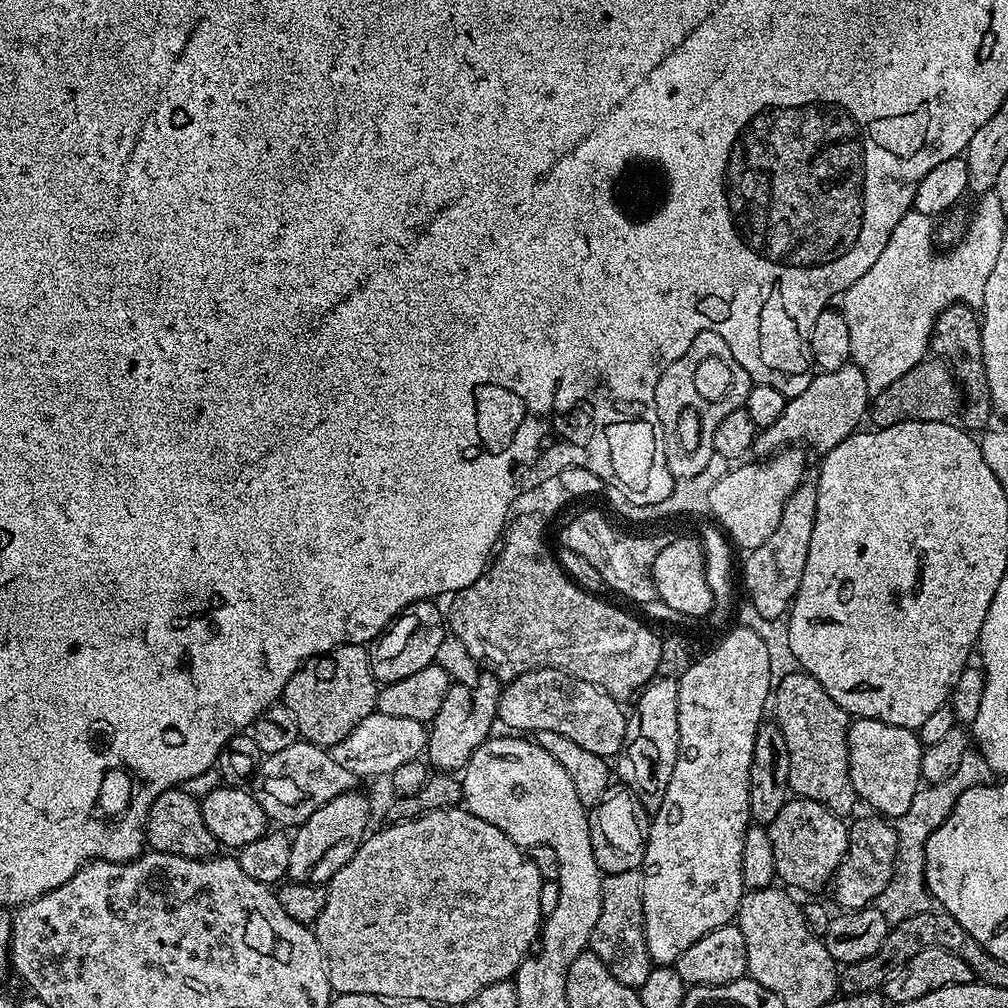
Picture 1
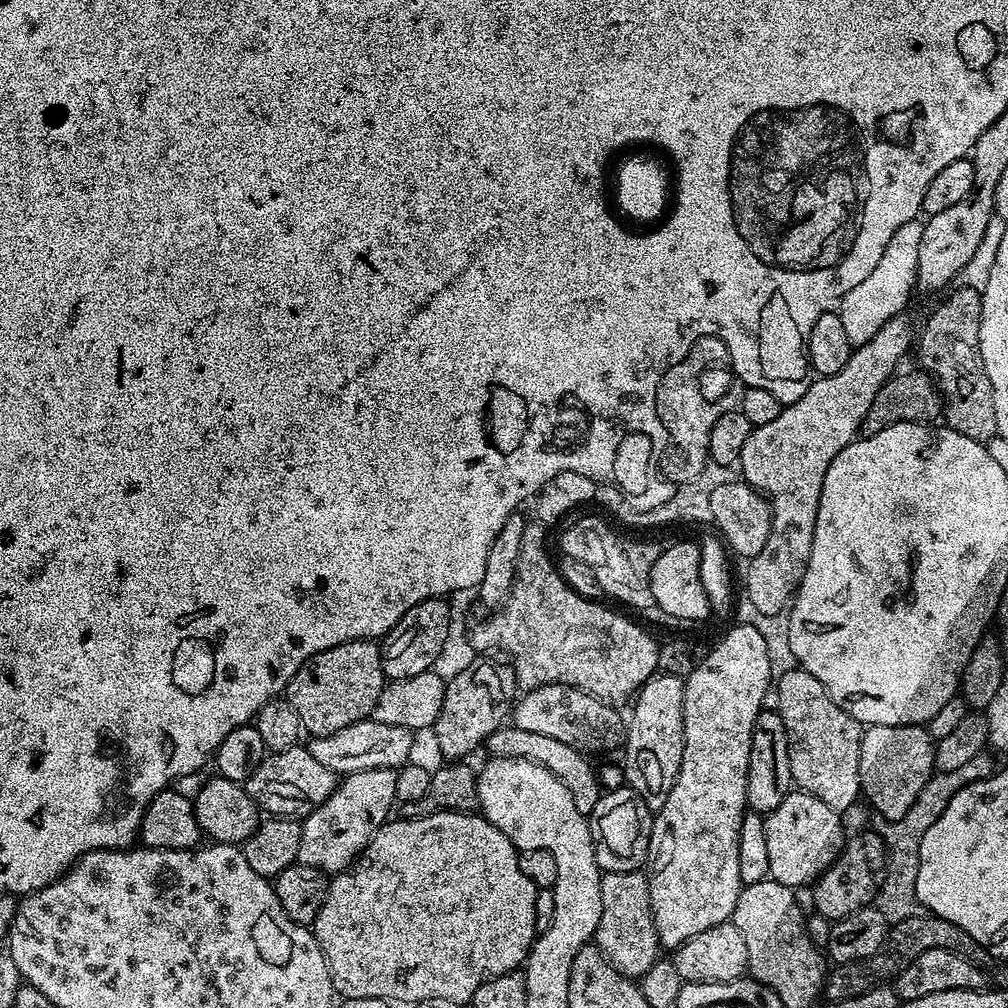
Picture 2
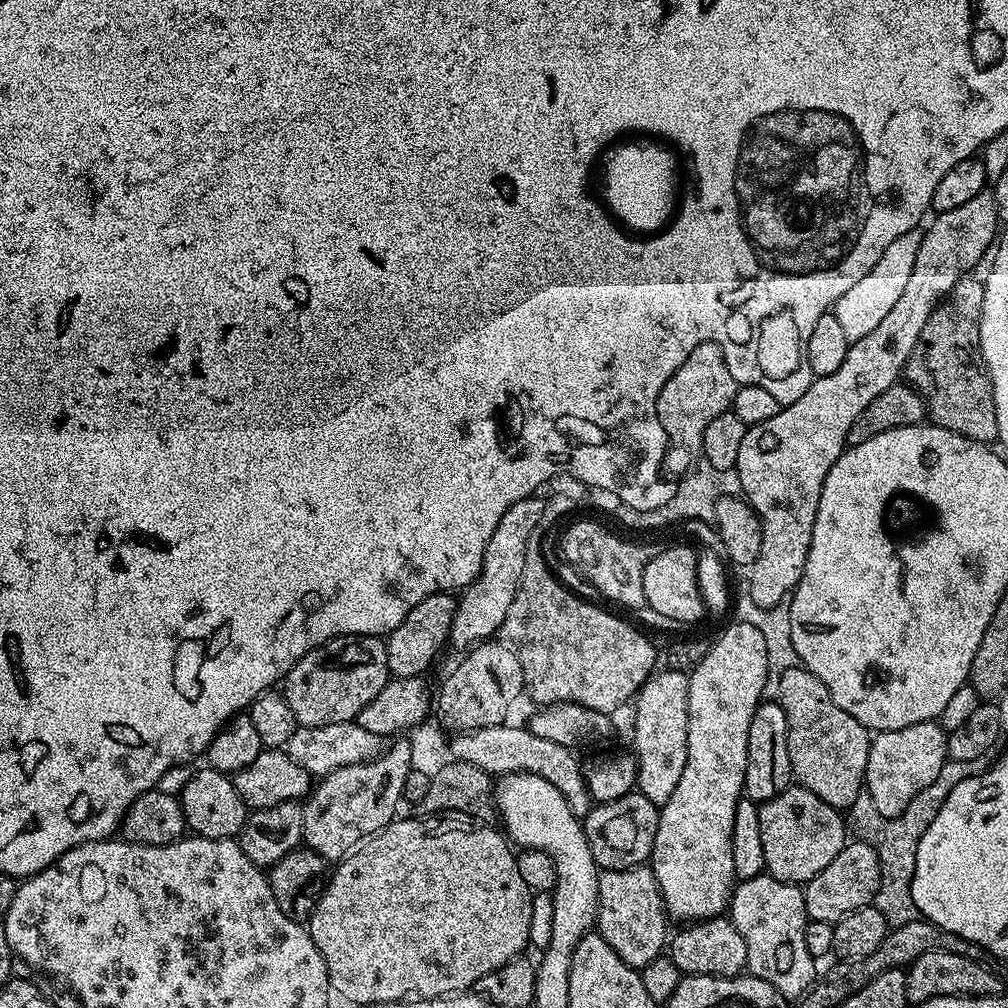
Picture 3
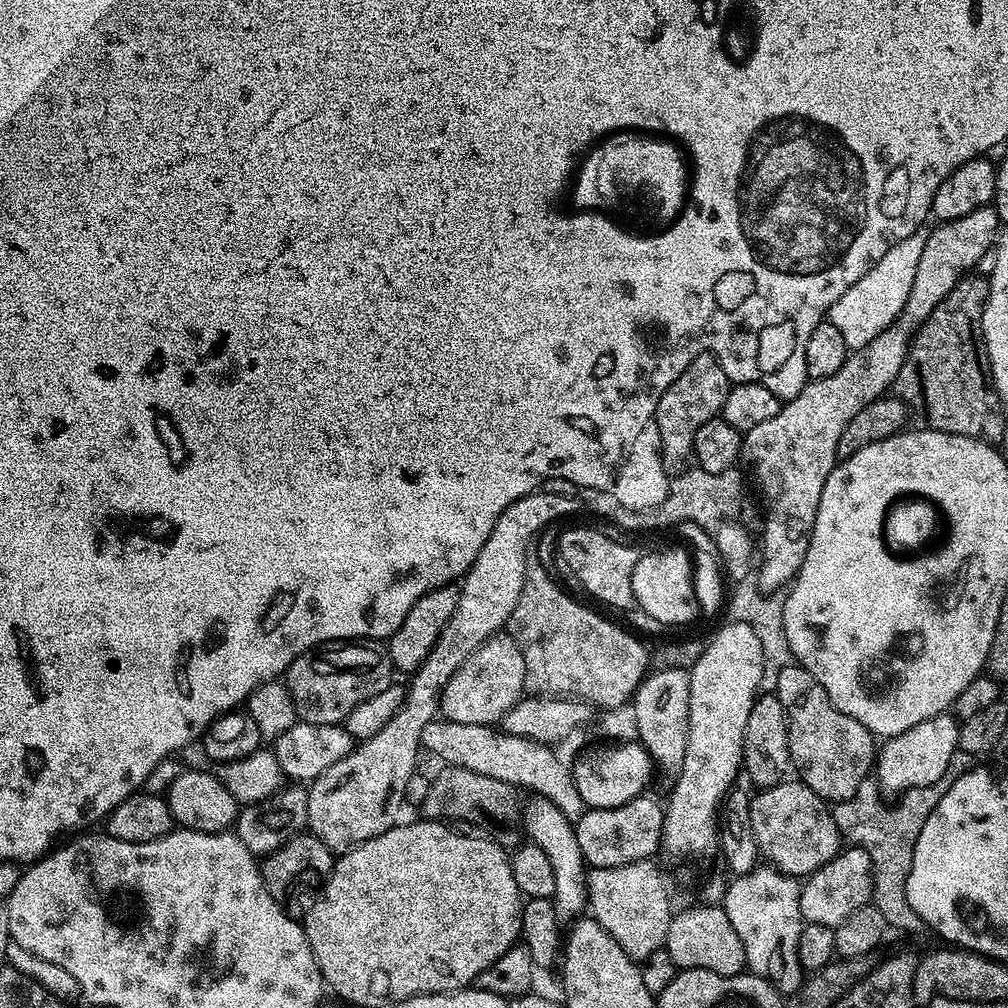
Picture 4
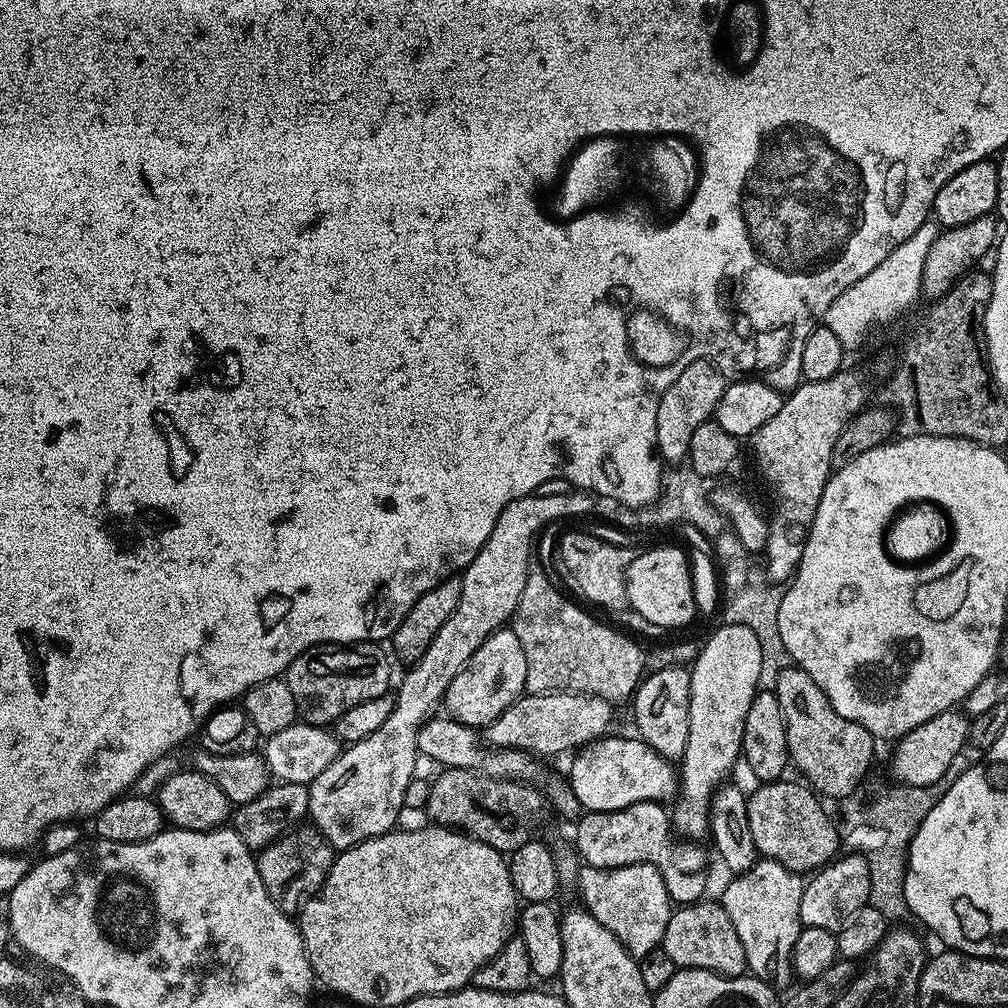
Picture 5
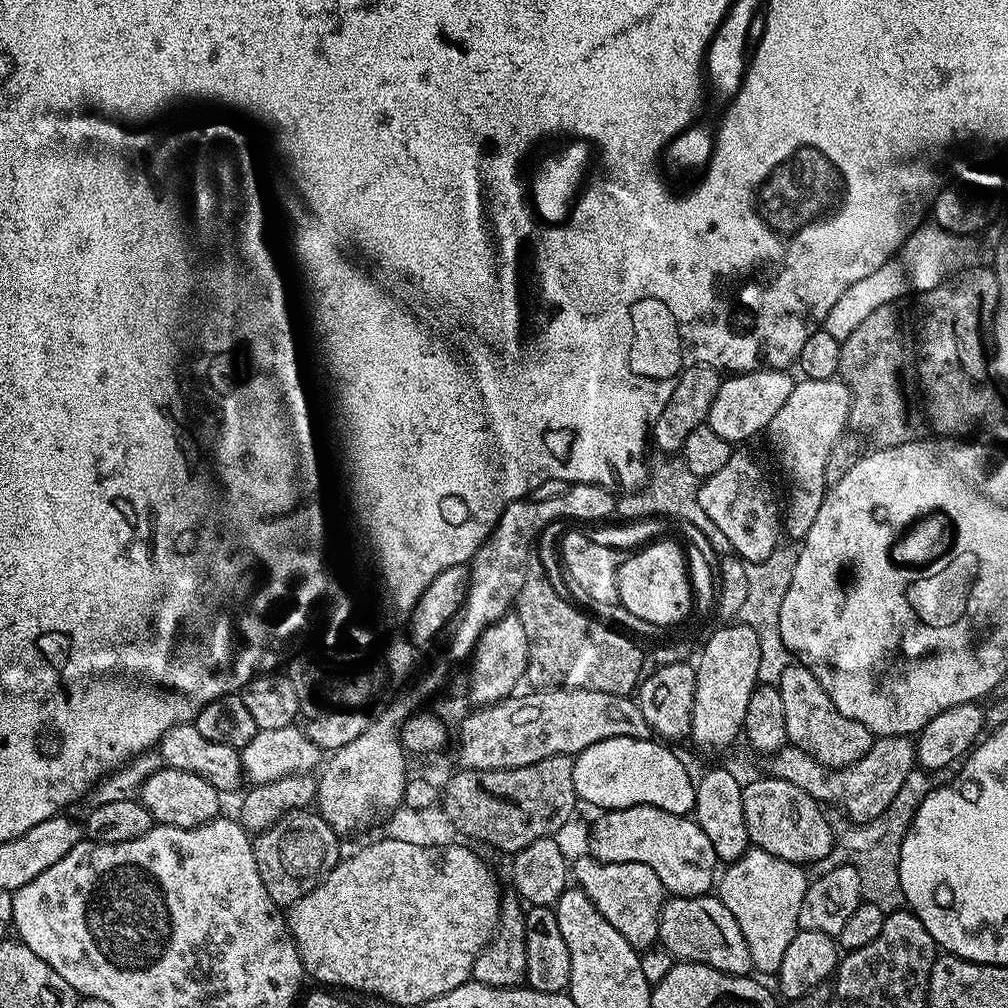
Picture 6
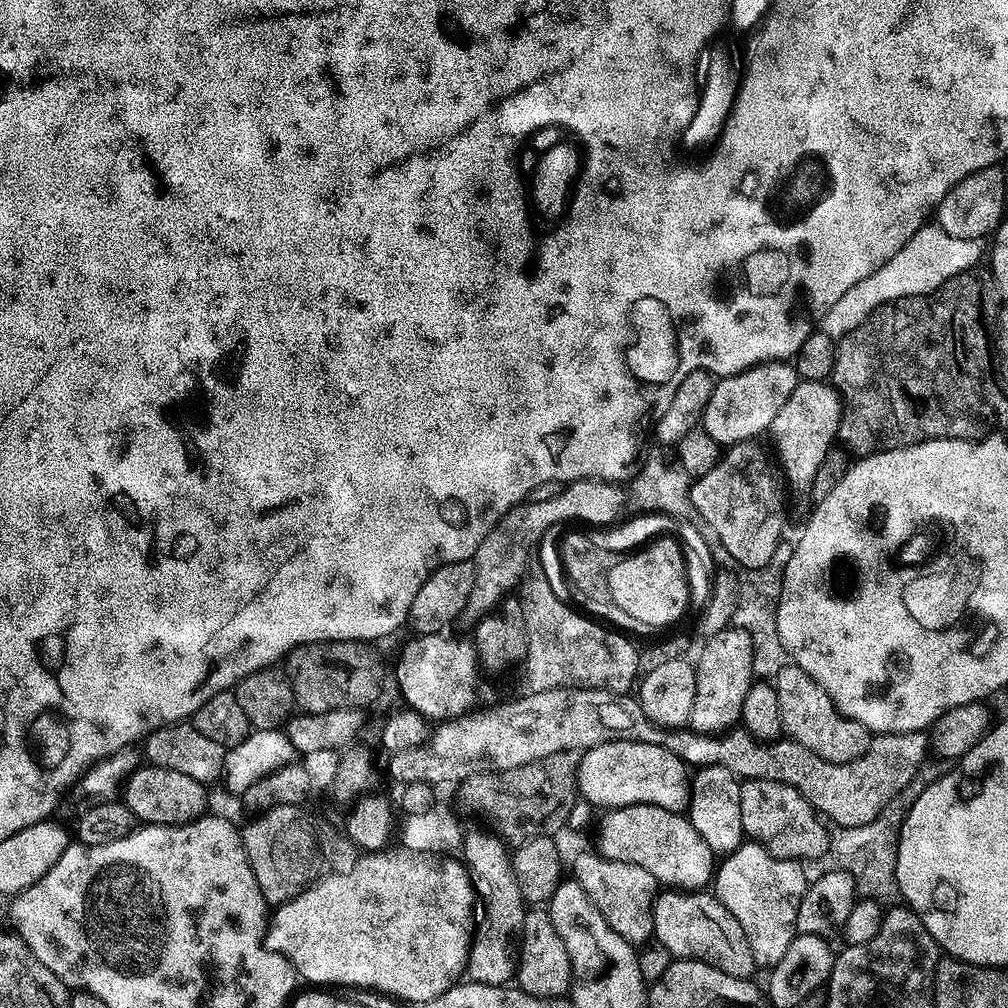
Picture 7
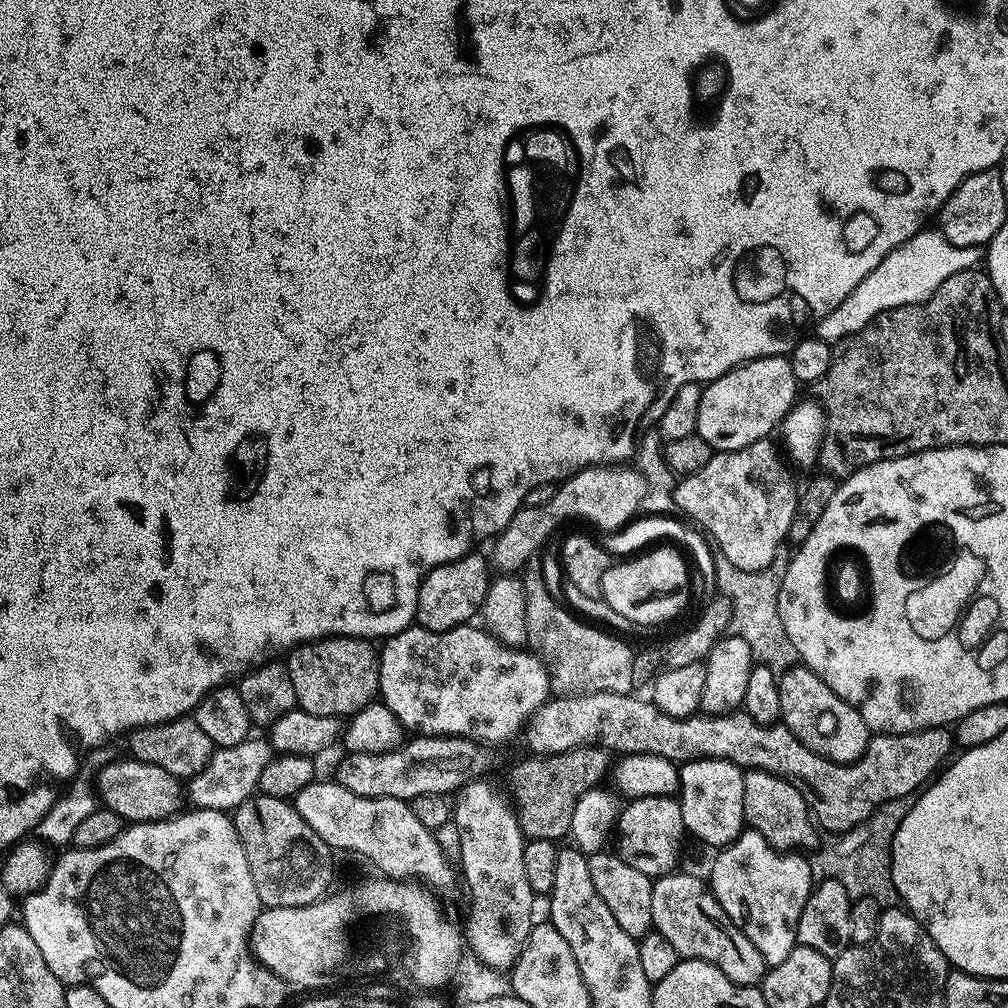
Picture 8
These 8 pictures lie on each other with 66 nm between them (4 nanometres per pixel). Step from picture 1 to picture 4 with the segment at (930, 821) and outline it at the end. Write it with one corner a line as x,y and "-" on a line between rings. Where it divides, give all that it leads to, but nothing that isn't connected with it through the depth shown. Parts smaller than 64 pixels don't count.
959,755
950,758
950,766
946,774
937,784
912,788
909,792
903,793
900,800
893,808
868,808
861,814
860,820
853,822
846,828
852,836
856,836
855,843
865,848
872,859
872,899
871,907
886,918
889,929
901,928
904,932
921,931
922,925
918,914
910,906
910,902
904,898
904,880
910,878
910,866
914,858
914,846
918,842
918,834
922,834
922,826
926,826
926,818
938,806
942,794
946,794
948,786
952,784
962,773
965,772
965,765

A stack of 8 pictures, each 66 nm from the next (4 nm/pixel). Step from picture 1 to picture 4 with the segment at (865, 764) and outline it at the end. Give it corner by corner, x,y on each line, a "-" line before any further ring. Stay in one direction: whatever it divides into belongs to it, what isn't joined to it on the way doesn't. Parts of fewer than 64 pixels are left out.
943,712
934,718
926,718
926,722
918,722
918,726
910,726
910,730
902,730
902,734
887,737
879,745
874,765
874,780
876,776
881,790
903,794
912,788
937,784
950,766
950,758
958,755
960,726
959,719

